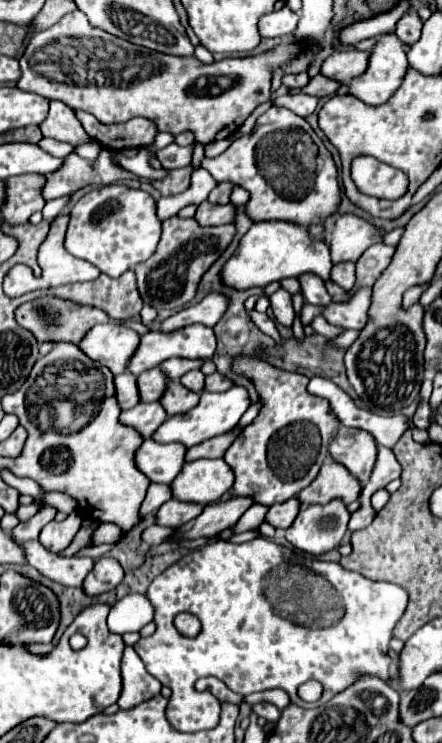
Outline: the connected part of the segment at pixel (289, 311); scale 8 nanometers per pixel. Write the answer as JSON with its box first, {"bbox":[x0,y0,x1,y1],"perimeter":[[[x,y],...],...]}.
{"bbox":[271,290,295,328],"perimeter":[[[277,290],[275,294],[271,294],[271,308],[273,314],[277,318],[277,322],[281,322],[283,326],[291,328],[293,320],[295,320],[295,310],[293,310],[293,302],[291,302],[291,294],[287,290]]]}

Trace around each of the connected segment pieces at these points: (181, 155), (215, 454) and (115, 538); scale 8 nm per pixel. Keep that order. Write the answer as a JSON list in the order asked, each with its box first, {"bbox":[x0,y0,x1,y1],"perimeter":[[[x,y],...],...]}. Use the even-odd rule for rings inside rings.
[{"bbox":[157,142,193,170],"perimeter":[[[175,142],[157,150],[157,158],[165,170],[175,170],[191,164],[193,146],[177,146]]]},{"bbox":[185,428,243,460],"perimeter":[[[235,428],[235,430],[229,430],[221,436],[215,436],[215,438],[209,438],[193,448],[187,450],[187,458],[185,460],[199,460],[199,458],[223,458],[223,454],[227,452],[227,448],[233,444],[233,440],[241,434],[243,428]]]},{"bbox":[93,524,123,544],"perimeter":[[[101,524],[97,530],[95,530],[95,536],[93,536],[93,544],[117,544],[123,536],[123,530],[119,530],[117,524]]]}]

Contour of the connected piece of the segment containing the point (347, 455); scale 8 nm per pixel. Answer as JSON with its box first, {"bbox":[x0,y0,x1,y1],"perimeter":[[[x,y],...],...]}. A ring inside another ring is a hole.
{"bbox":[329,426,377,484],"perimeter":[[[341,426],[329,452],[331,452],[333,460],[337,460],[345,468],[349,468],[349,472],[355,478],[359,478],[363,484],[369,480],[371,470],[375,466],[375,458],[377,458],[375,438],[369,432],[365,432],[361,428]]]}

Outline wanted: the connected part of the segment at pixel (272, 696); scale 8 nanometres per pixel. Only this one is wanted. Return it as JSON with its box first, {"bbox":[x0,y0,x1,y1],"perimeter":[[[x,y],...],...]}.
{"bbox":[243,690,291,710],"perimeter":[[[265,690],[265,692],[255,692],[255,694],[244,696],[243,700],[247,704],[251,704],[251,706],[253,706],[255,702],[265,700],[265,702],[275,704],[279,710],[283,710],[285,706],[289,706],[289,704],[291,704],[291,700],[289,700],[287,692],[283,692],[283,690]]]}

